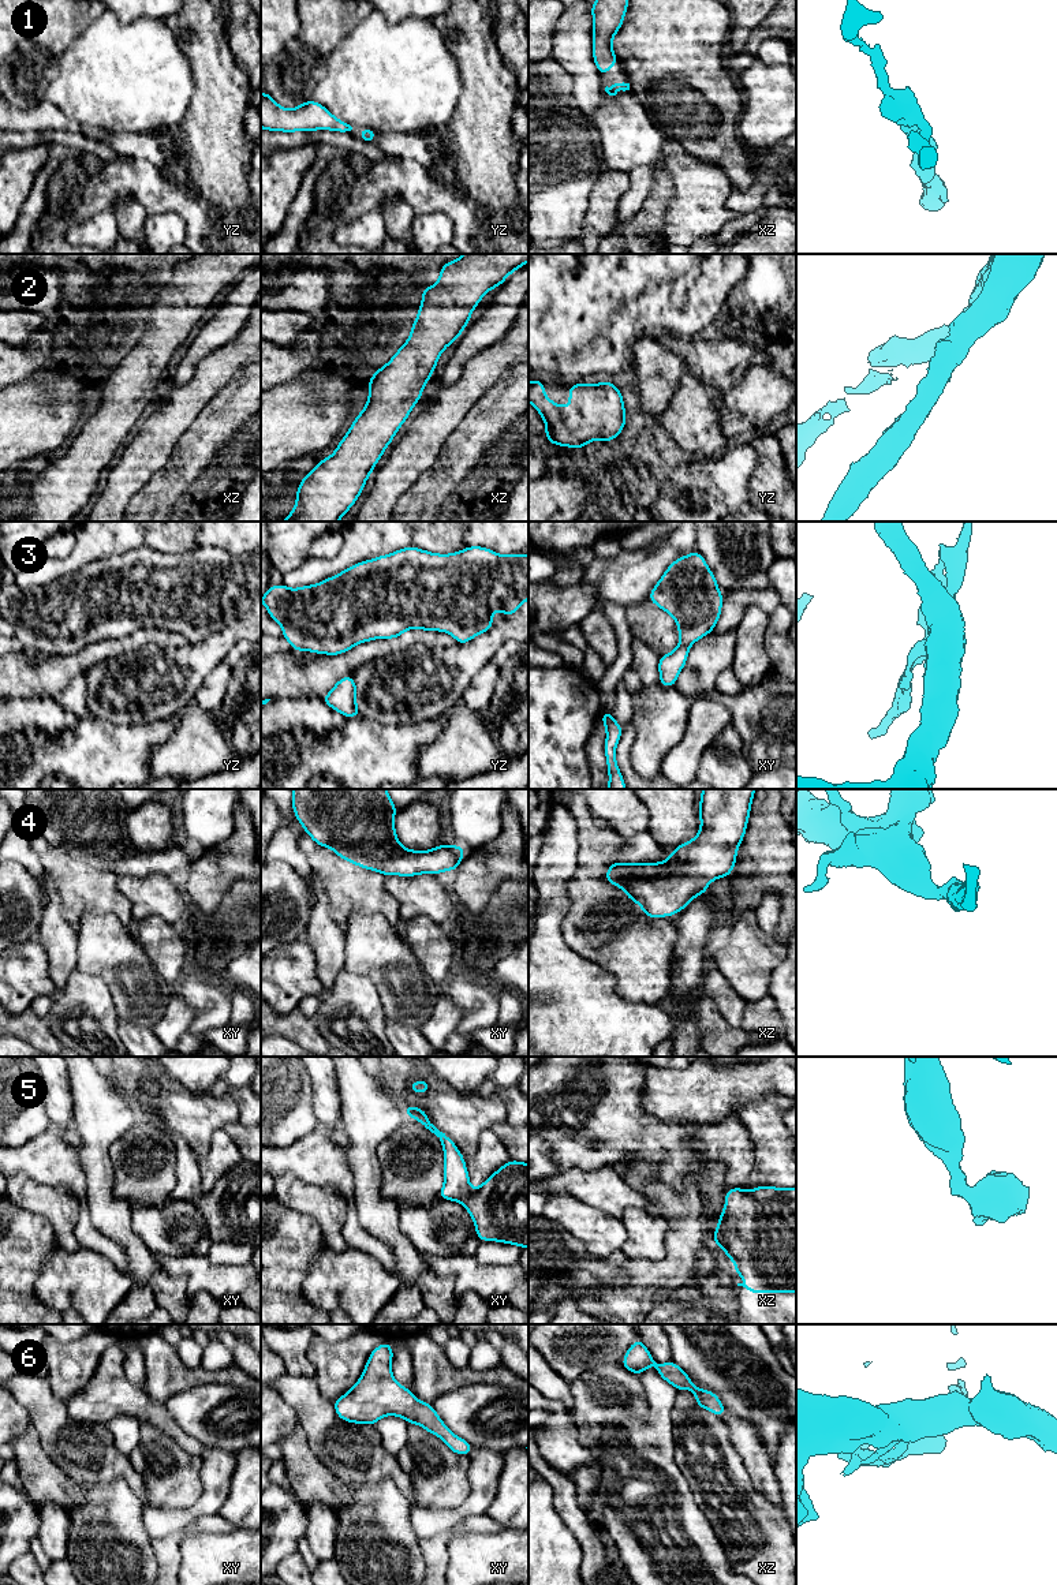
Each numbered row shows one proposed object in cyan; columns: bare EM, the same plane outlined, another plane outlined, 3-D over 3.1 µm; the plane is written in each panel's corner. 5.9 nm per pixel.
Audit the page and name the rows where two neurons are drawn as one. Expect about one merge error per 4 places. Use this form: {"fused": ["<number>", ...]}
{"fused": []}

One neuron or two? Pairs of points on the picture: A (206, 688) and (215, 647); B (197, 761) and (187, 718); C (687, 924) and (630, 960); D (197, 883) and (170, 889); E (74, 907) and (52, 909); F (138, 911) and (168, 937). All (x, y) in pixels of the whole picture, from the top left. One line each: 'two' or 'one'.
A: two
B: one
C: two
D: two
E: two
F: two

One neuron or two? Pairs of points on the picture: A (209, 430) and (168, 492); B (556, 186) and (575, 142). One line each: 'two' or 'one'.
A: one
B: one

